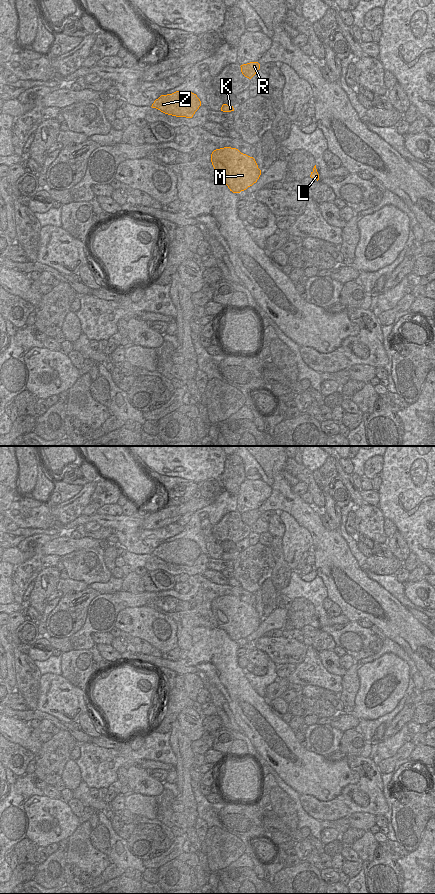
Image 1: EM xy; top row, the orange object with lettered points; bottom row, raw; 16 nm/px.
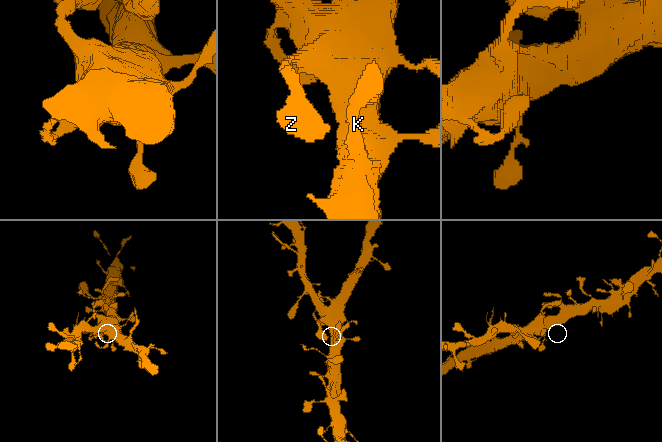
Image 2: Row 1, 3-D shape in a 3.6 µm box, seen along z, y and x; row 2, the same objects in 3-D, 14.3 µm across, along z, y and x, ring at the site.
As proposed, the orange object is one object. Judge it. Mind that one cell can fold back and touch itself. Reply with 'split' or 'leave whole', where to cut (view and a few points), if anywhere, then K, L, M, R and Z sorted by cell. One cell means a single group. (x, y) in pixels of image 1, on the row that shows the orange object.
leave whole | no cut | K L M R Z

